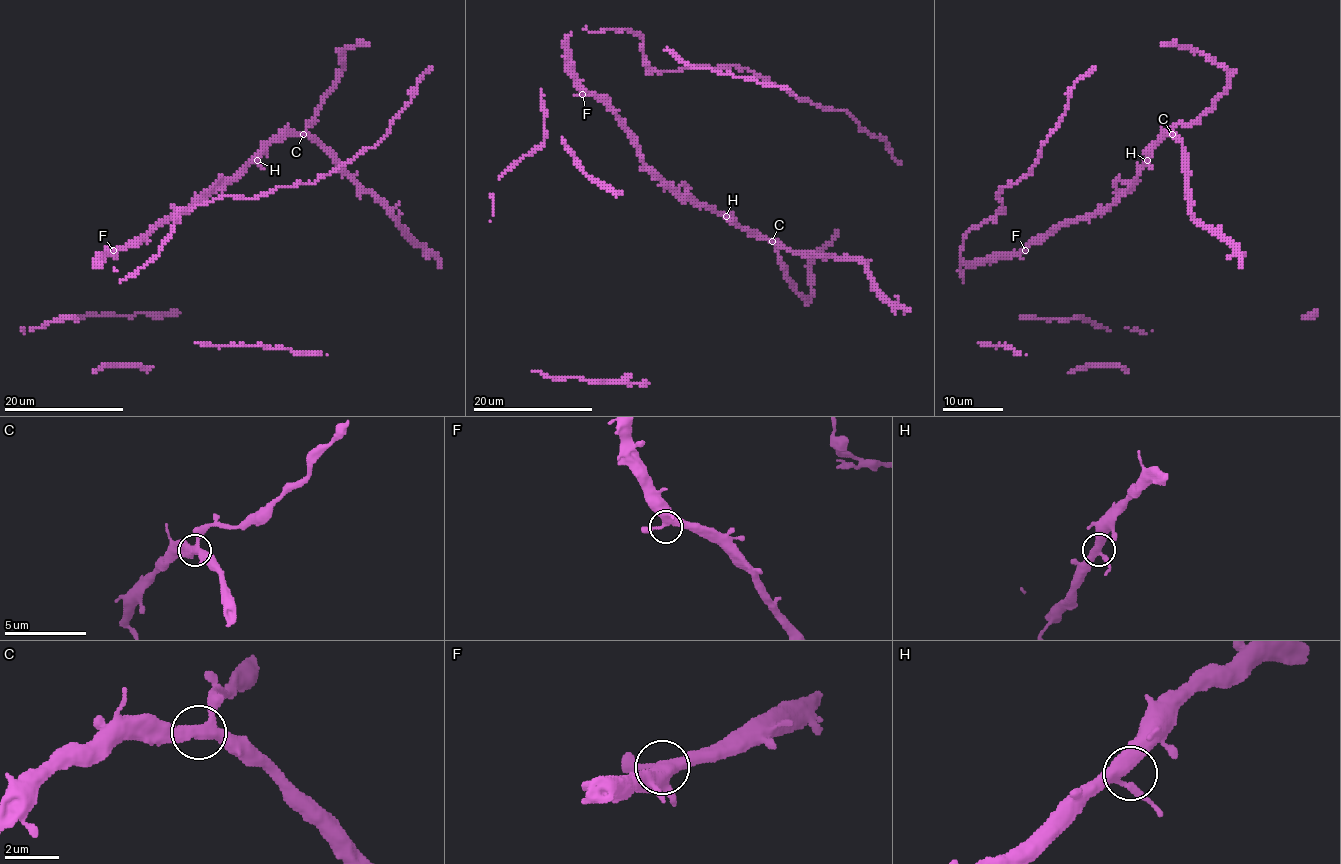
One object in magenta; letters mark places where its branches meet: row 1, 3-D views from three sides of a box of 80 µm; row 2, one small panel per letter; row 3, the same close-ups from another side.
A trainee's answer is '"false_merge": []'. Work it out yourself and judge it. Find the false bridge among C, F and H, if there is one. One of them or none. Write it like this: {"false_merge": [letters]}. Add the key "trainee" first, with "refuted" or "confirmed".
{"trainee": "confirmed", "false_merge": []}

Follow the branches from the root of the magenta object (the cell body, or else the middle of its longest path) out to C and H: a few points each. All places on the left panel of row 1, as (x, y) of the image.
C: (103, 256), (127, 249), (158, 223), (184, 214), (197, 201), (236, 178), (272, 142), (304, 133)
H: (103, 256), (127, 249), (158, 223), (184, 214), (197, 201), (236, 178), (257, 160)

